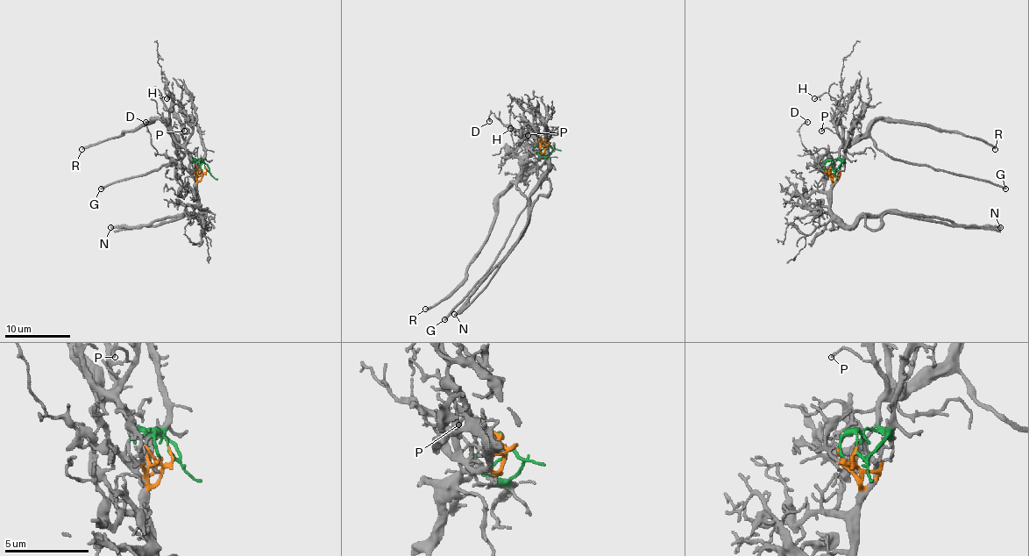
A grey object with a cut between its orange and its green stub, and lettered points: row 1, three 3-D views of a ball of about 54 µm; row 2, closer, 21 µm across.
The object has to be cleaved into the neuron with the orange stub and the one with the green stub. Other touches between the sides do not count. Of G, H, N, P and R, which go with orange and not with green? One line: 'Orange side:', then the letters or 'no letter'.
Orange side: N

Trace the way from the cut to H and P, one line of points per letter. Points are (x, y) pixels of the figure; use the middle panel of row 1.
H: (549, 144), (538, 153), (514, 155), (511, 128)
P: (549, 144), (528, 155), (534, 151), (527, 134)

